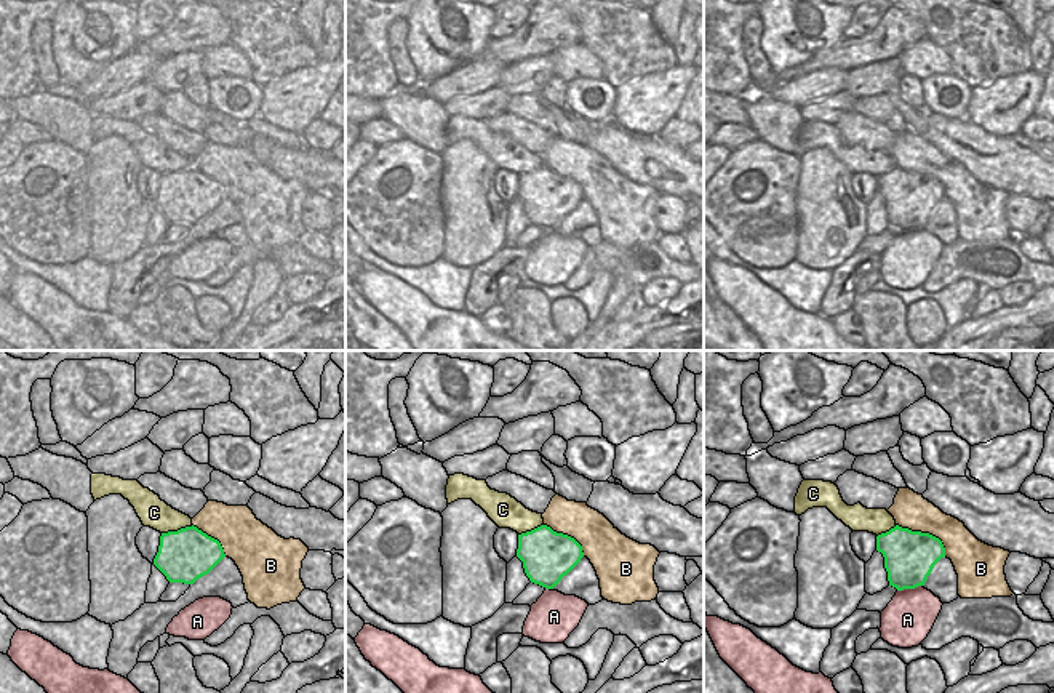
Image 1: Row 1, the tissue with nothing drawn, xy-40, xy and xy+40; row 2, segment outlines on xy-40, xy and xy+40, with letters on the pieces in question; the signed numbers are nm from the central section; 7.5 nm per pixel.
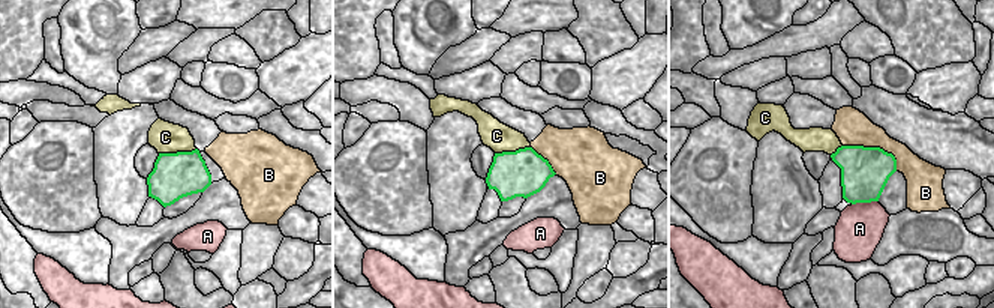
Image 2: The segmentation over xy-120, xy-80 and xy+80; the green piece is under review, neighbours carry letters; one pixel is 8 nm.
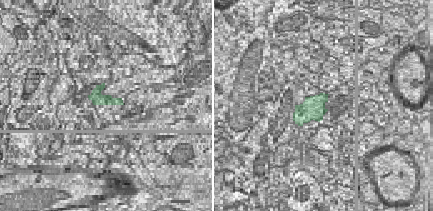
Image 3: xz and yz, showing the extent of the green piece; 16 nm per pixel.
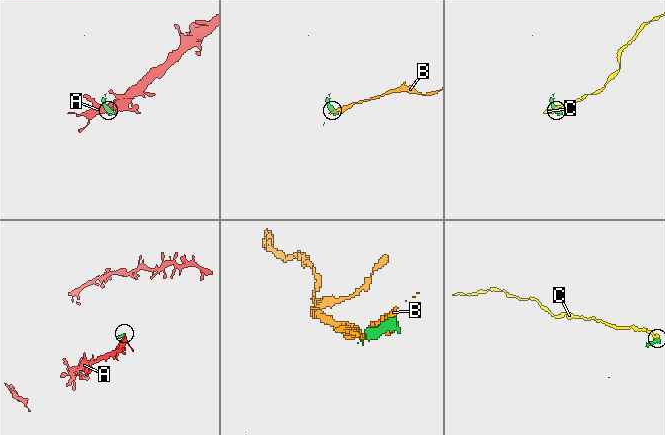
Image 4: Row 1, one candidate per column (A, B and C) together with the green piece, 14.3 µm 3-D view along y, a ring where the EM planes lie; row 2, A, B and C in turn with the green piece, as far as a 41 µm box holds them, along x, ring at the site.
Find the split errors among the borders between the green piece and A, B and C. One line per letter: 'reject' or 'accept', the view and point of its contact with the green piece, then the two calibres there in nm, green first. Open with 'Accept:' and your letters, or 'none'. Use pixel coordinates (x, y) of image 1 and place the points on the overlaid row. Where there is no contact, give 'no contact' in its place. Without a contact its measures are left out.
Accept: none
A: reject; meets green in xy+40 at (909, 588); 380 nm thick on the green side, 380 nm on the other
B: reject; meets green in xy+40 at (926, 533); 380 nm thick on the green side, 280 nm on the other
C: reject; meets green in xy-40 at (178, 530); 400 nm thick on the green side, 220 nm on the other

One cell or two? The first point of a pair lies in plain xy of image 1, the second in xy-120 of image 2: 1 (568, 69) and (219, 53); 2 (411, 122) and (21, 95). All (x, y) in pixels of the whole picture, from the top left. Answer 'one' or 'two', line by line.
1: one
2: one

